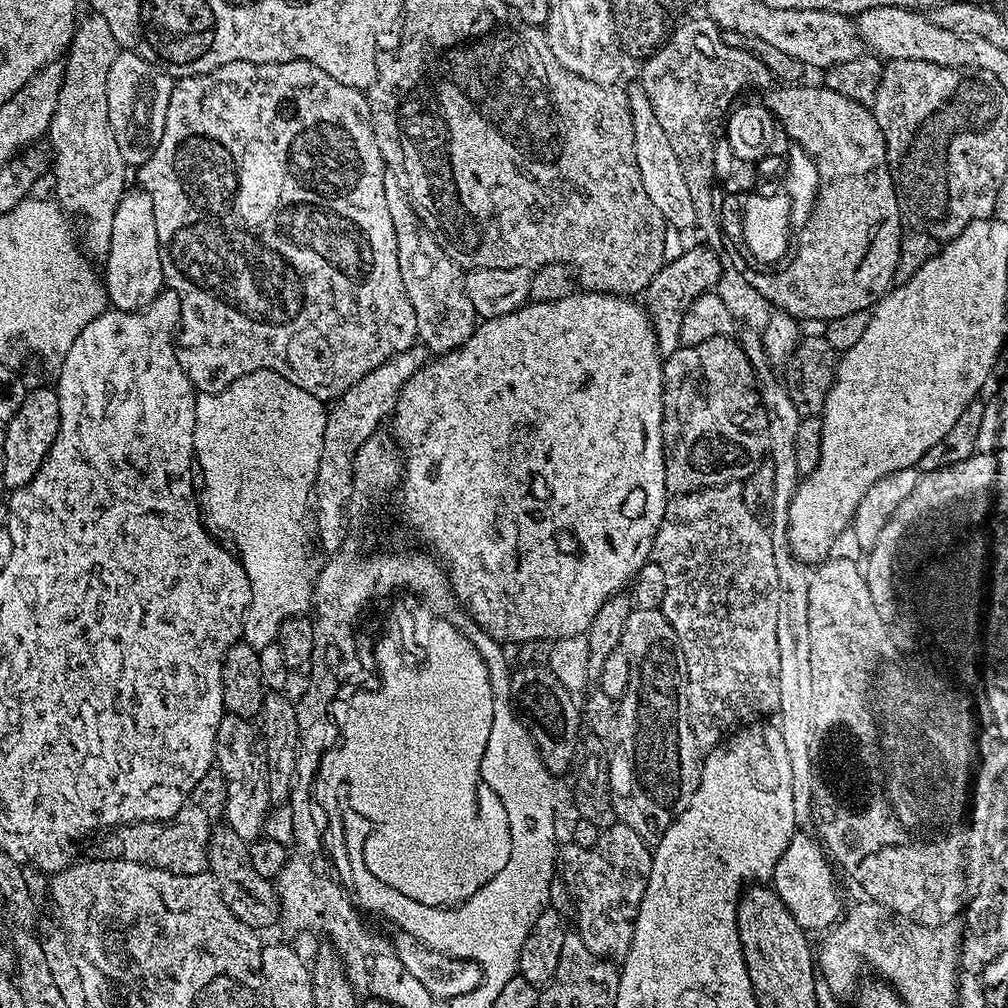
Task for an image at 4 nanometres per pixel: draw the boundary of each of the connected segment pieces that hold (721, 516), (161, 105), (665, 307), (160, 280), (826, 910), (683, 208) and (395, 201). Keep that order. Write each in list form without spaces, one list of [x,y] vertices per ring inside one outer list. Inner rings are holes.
[[[718,484],[715,488],[703,488],[697,492],[687,492],[684,496],[673,495],[668,501],[662,522],[656,531],[656,537],[652,543],[651,559],[658,566],[662,566],[662,575],[666,578],[666,598],[662,609],[664,617],[670,622],[674,634],[680,643],[680,649],[684,655],[684,670],[686,673],[686,687],[684,698],[688,709],[688,721],[692,727],[692,733],[696,739],[696,746],[701,750],[711,750],[725,739],[729,734],[760,721],[771,714],[779,713],[779,656],[778,656],[778,573],[774,564],[774,546],[771,545],[769,525],[759,520],[748,509],[744,496],[740,493],[741,485]]]
[[[117,51],[114,66],[106,78],[106,106],[110,106],[110,126],[125,165],[139,166],[154,154],[158,142],[162,142],[162,130],[166,126],[166,106],[170,106],[173,77],[162,68],[146,62],[136,52]]]
[[[706,246],[699,247],[665,261],[642,294],[643,307],[655,330],[656,348],[664,358],[681,347],[681,326],[686,310],[702,293],[715,289],[723,271],[721,264],[718,264],[717,253]]]
[[[142,190],[135,191],[125,191],[123,198],[118,202],[118,210],[114,210],[114,230],[110,230],[110,250],[103,261],[104,291],[108,294],[109,305],[117,312],[137,312],[138,309],[145,308],[165,287],[158,230],[154,222],[154,202],[150,202],[150,194]]]
[[[803,832],[792,836],[782,857],[775,864],[770,880],[782,902],[786,903],[787,909],[794,914],[795,921],[805,931],[825,931],[839,921],[842,907],[840,908],[838,886],[832,878],[831,863],[821,843],[810,834],[809,836]]]
[[[639,86],[627,89],[630,118],[634,126],[634,158],[638,162],[638,174],[642,174],[642,186],[646,186],[646,198],[658,206],[658,214],[662,214],[669,229],[696,228],[694,202],[690,202],[690,189],[686,187],[686,177],[682,174],[682,166],[678,166],[678,154],[667,140],[658,118],[654,115],[654,108],[646,98],[644,89]]]
[[[390,174],[385,175],[386,207],[394,222],[394,234],[398,238],[398,270],[402,274],[402,286],[406,286],[406,298],[414,306],[416,335],[419,343],[432,354],[453,352],[476,329],[478,317],[464,285],[465,273],[442,250],[442,246],[430,234],[430,230],[418,218],[416,208]]]

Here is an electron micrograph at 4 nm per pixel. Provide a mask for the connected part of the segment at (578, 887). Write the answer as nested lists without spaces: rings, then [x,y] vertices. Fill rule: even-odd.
[[[617,822],[603,829],[598,842],[589,849],[571,842],[561,843],[558,848],[558,880],[572,895],[575,931],[590,951],[613,962],[627,954],[634,934],[636,915],[642,902],[638,884],[636,888],[636,876],[647,878],[650,874],[653,849],[644,844],[647,844],[645,837]]]

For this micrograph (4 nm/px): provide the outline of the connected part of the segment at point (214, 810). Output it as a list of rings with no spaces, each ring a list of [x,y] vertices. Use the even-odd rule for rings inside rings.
[[[219,770],[198,778],[198,786],[190,790],[186,802],[168,820],[139,820],[133,824],[119,825],[99,837],[99,855],[106,860],[138,862],[158,870],[183,876],[193,876],[208,867],[207,848],[214,826],[221,823],[226,806],[226,782]]]

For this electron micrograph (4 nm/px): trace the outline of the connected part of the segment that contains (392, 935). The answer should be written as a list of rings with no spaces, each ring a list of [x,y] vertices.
[[[354,886],[354,892],[352,894],[352,914],[354,918],[360,918],[360,922],[370,930],[374,932],[392,952],[394,956],[422,982],[422,990],[438,1004],[448,1004],[448,1002],[454,1002],[458,998],[464,998],[464,996],[470,996],[474,992],[478,992],[482,986],[486,986],[486,962],[452,962],[452,960],[446,960],[434,952],[426,952],[422,948],[422,944],[416,942],[416,936],[408,936],[408,934],[400,934],[400,932],[394,932],[390,930],[384,920],[380,918],[378,914],[378,907],[371,907],[364,899],[364,896],[360,895],[360,892],[356,890]]]

